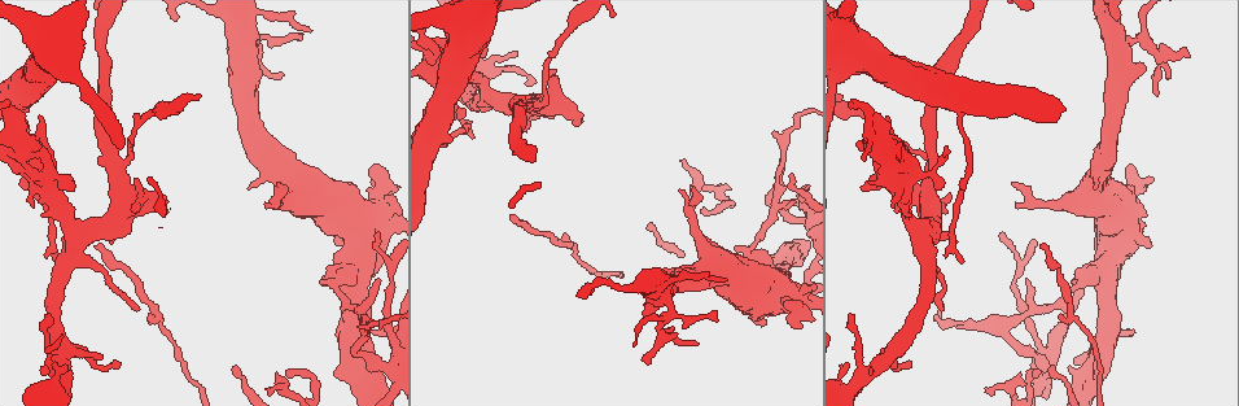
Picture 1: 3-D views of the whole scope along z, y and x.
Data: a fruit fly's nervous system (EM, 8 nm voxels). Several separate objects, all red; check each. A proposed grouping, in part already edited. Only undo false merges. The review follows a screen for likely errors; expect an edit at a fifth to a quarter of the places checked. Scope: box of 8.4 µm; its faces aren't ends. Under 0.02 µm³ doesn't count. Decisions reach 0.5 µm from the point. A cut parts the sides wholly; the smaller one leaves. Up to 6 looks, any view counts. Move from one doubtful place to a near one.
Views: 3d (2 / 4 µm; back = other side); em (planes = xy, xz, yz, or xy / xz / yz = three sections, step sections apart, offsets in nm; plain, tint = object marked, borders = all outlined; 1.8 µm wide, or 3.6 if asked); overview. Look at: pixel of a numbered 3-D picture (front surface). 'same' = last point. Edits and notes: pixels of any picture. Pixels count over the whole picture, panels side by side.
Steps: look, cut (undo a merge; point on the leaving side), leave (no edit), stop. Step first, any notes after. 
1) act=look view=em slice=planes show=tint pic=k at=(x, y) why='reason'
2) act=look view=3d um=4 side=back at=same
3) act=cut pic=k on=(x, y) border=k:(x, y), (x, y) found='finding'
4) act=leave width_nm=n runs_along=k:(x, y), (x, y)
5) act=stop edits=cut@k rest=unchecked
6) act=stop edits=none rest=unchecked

act=look view=3d um=2 side=back pic=1 at=(905, 196) why='abrupt turn'

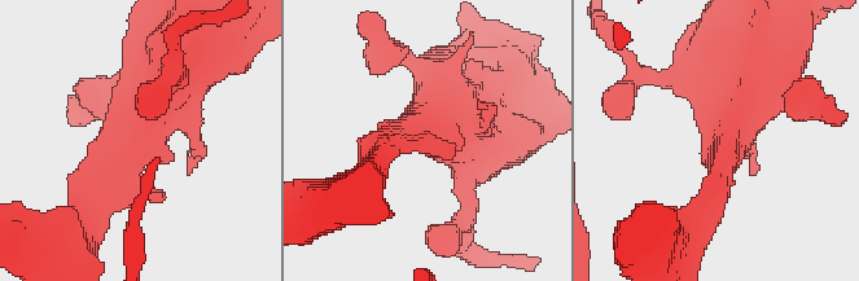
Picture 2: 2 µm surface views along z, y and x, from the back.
act=look view=em slice=xz step=4 show=plain pic=2 at=(144, 135) arms=4 why='shape alone is not enough'

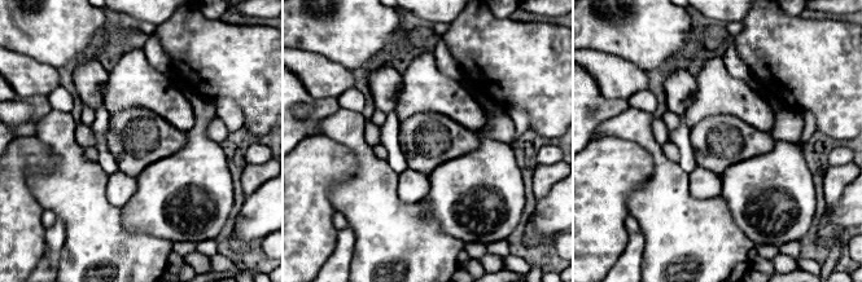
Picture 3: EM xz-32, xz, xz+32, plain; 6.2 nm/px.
act=look view=em slice=xz step=4 show=tint at=same

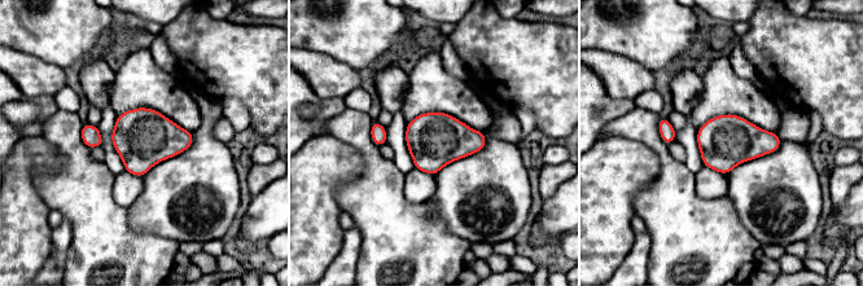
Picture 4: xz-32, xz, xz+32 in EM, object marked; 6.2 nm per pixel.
act=leave found='continuous, no second neuron'

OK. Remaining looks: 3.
act=look view=3d um=2 pic=1 at=(65, 351) why='branch point'

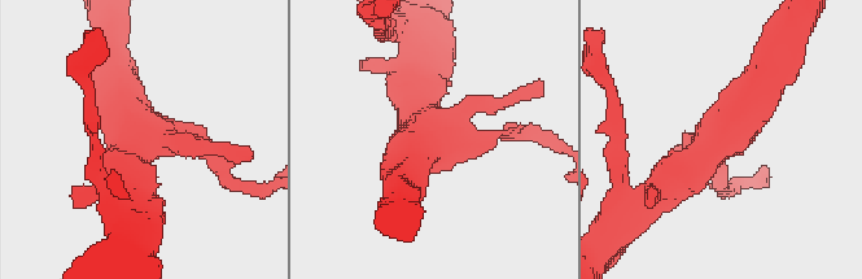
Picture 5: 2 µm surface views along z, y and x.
act=look view=em slice=xz step=4 show=tint pic=5 at=(425, 133) why='need the tissue'

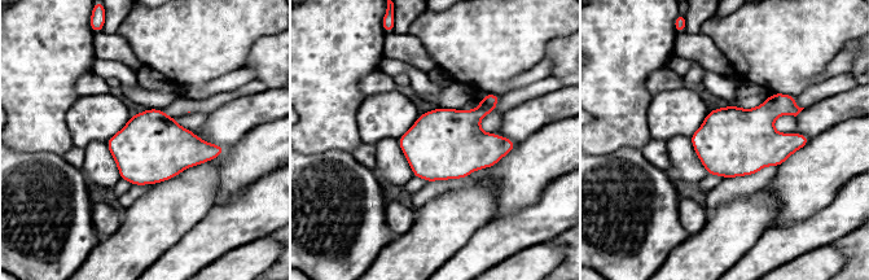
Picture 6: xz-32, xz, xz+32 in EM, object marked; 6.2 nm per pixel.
act=look view=em slice=planes show=borders at=same why='another direction'

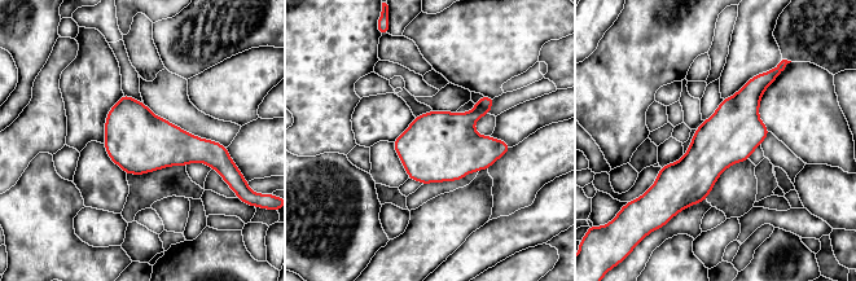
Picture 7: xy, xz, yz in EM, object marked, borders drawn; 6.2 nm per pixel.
act=leave width_nm=340 runs_along=7:(764, 77), (680, 206) found='one neuron here'

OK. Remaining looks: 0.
act=stop edits=none rest=unchecked

